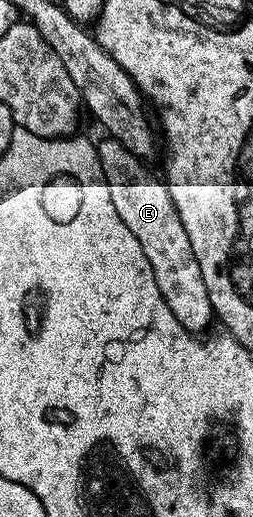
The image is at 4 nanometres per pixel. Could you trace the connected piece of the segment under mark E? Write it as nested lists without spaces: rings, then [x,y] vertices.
[[[109,135],[103,138],[97,142],[98,158],[108,195],[112,195],[112,207],[116,207],[120,219],[124,219],[124,227],[128,227],[128,231],[136,235],[140,247],[144,247],[144,255],[148,255],[148,263],[152,263],[152,275],[156,275],[156,287],[160,287],[168,311],[172,311],[190,333],[205,334],[210,321],[215,320],[214,308],[208,299],[208,287],[204,287],[200,263],[192,251],[188,231],[184,231],[184,223],[180,223],[180,211],[176,211],[176,203],[172,203],[165,180],[150,177],[142,166],[145,165],[143,158],[132,155],[124,143]]]

